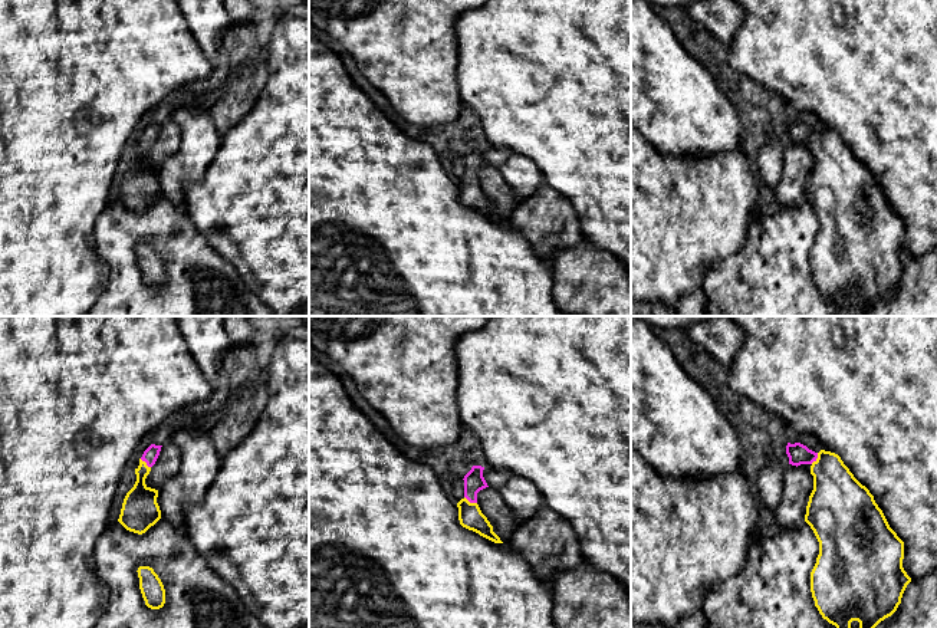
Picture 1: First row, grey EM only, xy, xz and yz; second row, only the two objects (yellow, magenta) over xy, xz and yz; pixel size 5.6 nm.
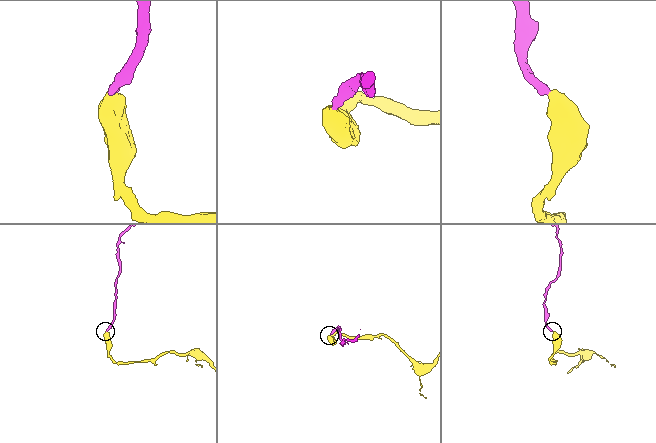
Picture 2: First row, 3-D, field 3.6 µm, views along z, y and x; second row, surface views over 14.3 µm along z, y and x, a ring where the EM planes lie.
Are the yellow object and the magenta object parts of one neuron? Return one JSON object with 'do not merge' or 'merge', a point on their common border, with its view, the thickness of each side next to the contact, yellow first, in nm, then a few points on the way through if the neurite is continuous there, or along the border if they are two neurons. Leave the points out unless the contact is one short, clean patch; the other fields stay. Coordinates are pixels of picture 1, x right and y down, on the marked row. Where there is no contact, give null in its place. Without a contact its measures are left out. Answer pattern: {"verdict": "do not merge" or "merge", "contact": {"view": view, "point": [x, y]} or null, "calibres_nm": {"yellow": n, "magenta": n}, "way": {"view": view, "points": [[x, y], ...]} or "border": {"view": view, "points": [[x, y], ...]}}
{"verdict": "merge", "contact": {"view": "xz", "point": [469, 502]}, "calibres_nm": {"yellow": 140, "magenta": 120}, "way": {"view": "xz", "points": [[470, 516], [469, 502], [470, 489], [474, 482]]}}

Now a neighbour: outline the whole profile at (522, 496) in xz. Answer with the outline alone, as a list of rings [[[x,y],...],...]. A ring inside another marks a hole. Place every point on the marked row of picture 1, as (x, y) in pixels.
[[[512,476],[497,491],[519,523],[530,519],[543,504],[540,490],[533,481],[522,476]]]

